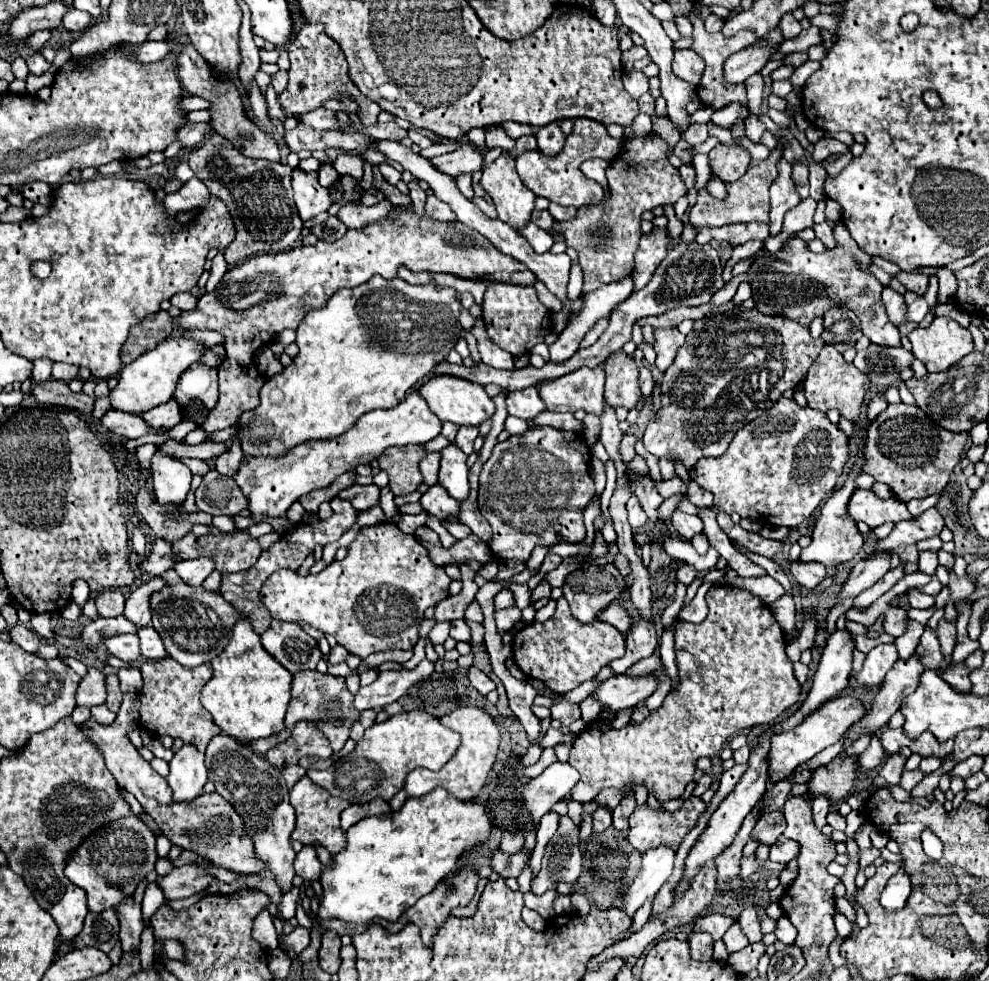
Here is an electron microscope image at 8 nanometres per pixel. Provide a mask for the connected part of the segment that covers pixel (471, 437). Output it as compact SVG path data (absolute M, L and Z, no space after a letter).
M459 427L459 433L457 433L457 437L455 437L453 443L455 443L463 453L471 455L471 453L473 453L473 441L477 439L477 435L479 435L479 429L477 429L477 427Z

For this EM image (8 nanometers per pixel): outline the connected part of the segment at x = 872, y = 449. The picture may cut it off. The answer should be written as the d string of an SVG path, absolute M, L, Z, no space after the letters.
M895 403L869 425L865 447L867 463L863 471L873 475L875 481L887 483L893 495L901 501L929 497L945 489L953 467L959 463L961 453L965 451L967 439L967 433L945 431L941 425L927 421L925 413L917 405Z

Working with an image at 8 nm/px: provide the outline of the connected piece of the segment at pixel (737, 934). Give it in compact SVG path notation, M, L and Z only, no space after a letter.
M733 923L733 925L727 929L727 933L723 935L723 941L725 941L725 947L727 947L727 951L729 951L729 953L739 951L739 949L743 949L743 947L749 943L749 941L747 941L747 937L743 935L743 931L741 931L739 923Z

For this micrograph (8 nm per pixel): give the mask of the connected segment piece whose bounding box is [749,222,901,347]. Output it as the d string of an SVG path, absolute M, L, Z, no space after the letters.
M842 222L834 227L833 233L837 247L831 251L811 253L805 241L795 237L789 241L787 249L777 255L777 259L773 255L757 259L749 269L749 277L753 279L753 299L757 301L755 309L767 315L785 315L803 325L809 325L813 317L823 315L825 309L843 305L859 317L863 335L869 337L871 343L883 347L899 347L901 335L889 321L881 301L883 285L871 273L867 273L867 265L871 265L873 257L859 249Z

